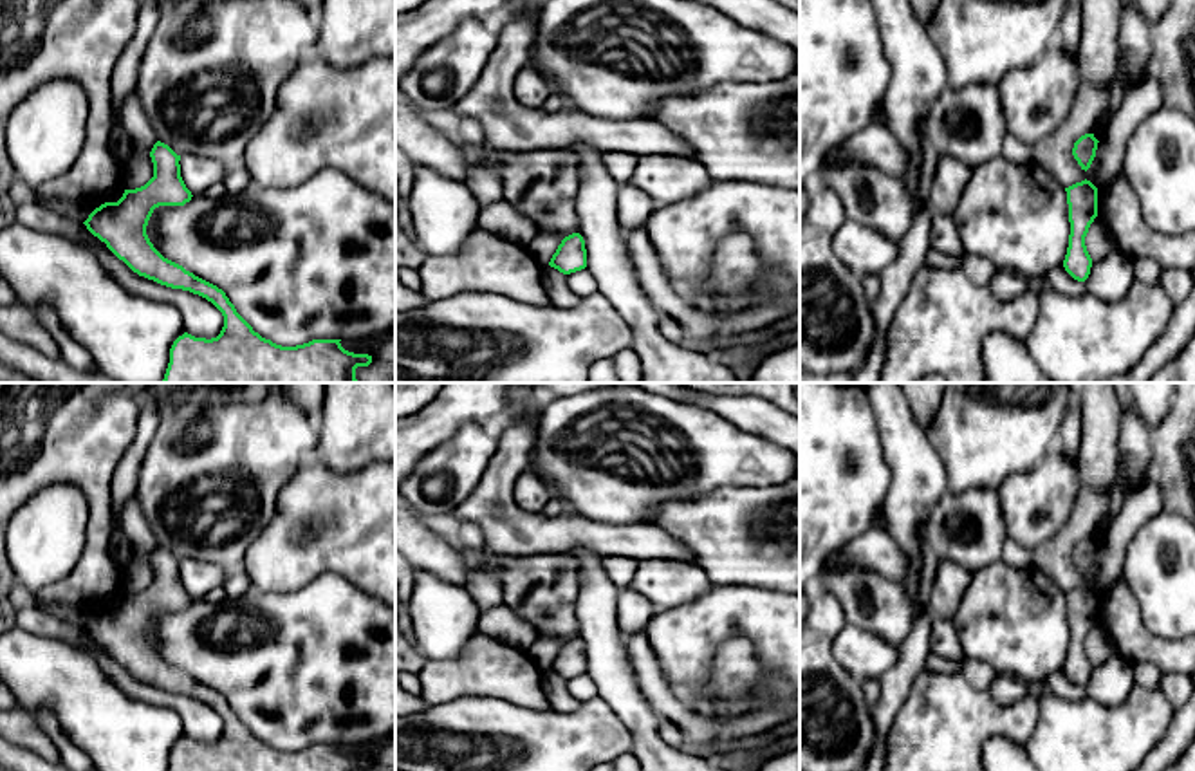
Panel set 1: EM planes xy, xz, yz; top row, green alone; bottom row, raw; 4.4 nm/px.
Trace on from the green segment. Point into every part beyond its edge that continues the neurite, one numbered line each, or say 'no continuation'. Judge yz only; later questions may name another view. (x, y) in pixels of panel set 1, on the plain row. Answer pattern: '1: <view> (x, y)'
no continuation

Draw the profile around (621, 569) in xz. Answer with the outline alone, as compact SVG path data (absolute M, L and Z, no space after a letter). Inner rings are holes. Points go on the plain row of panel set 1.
M603 556L603 569L617 589L625 589L635 576L639 562L630 556Z

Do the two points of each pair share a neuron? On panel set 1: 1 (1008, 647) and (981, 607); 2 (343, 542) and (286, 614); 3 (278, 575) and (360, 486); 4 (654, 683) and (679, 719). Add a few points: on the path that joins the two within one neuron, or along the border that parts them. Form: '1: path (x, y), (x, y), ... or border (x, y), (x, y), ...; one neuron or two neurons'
1: path (1006, 638), (986, 616); one neuron
2: border (358, 585), (324, 571), (277, 593); two neurons
3: path (302, 551), (324, 537), (336, 510); one neuron
4: path (657, 692), (674, 710); one neuron

